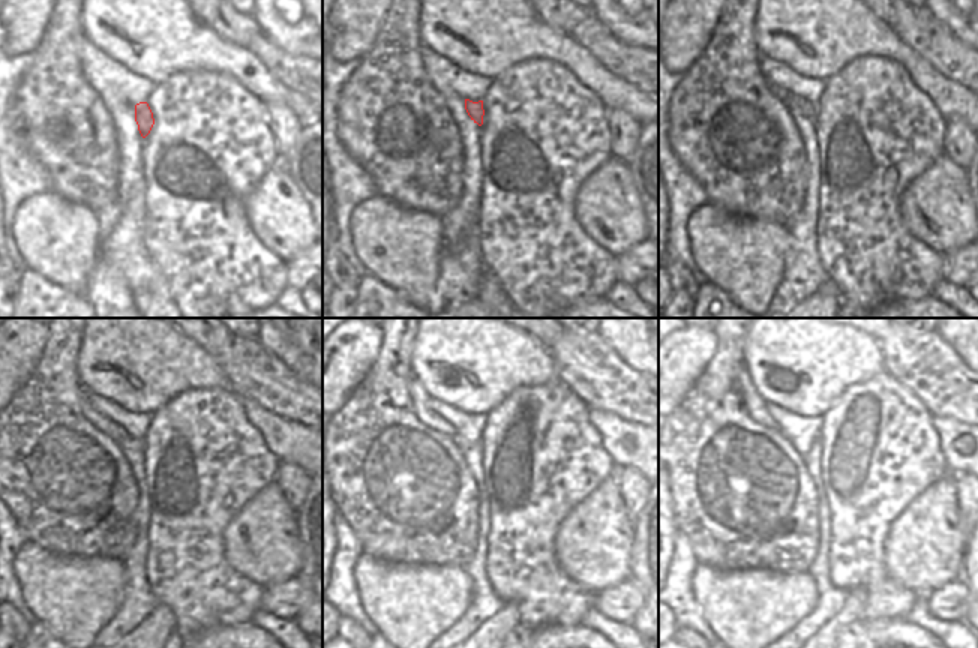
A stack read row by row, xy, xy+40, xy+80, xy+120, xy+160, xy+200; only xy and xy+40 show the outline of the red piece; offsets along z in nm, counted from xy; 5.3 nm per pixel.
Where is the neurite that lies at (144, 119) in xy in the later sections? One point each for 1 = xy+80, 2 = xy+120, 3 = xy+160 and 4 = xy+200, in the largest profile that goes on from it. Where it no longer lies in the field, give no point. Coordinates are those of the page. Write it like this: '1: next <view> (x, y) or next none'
1: next xy+80 (810, 110)
2: next xy+120 (117, 434)
3: next xy+160 (416, 392)
4: next xy+200 (755, 405)

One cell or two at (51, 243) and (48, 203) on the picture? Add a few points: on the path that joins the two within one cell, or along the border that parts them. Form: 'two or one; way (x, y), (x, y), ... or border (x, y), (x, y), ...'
one; way (50, 233), (48, 213)

